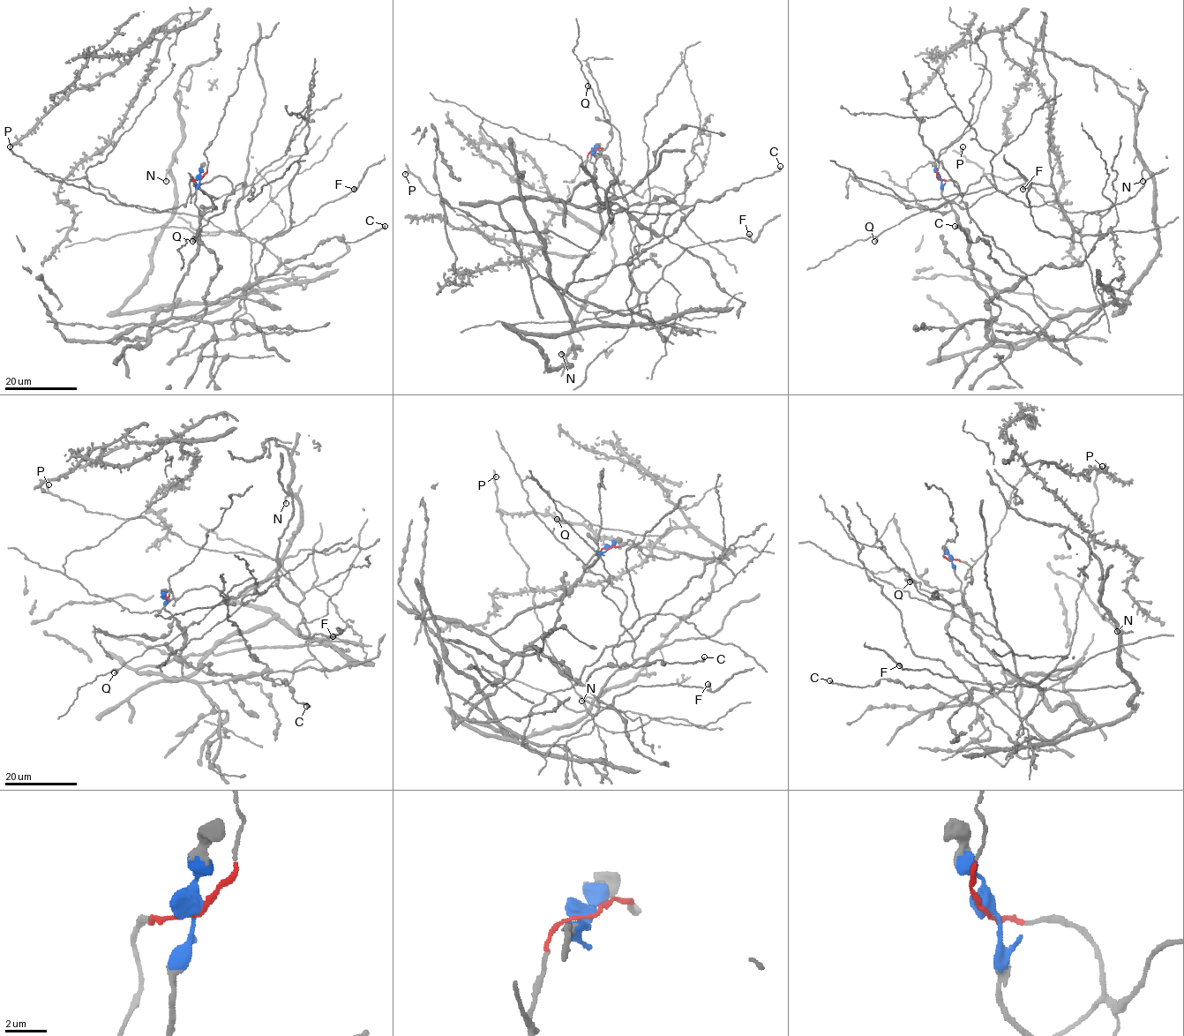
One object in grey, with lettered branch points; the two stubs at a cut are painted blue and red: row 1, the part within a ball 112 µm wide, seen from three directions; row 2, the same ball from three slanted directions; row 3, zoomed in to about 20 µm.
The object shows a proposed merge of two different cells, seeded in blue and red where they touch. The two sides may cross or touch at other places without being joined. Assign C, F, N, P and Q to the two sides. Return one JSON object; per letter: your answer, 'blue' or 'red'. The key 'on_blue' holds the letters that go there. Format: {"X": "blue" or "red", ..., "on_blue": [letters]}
{"C": "blue", "F": "red", "N": "blue", "P": "red", "Q": "red", "on_blue": ["C", "N"]}

